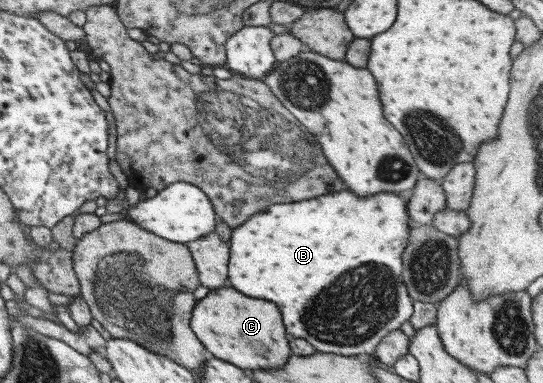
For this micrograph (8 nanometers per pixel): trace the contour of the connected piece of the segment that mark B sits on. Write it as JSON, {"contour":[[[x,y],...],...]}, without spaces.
{"contour":[[[341,191],[341,193],[335,193],[335,195],[321,195],[317,199],[305,199],[301,203],[277,203],[269,205],[263,213],[251,215],[241,227],[237,227],[237,229],[231,231],[227,279],[229,279],[231,287],[237,289],[243,295],[275,303],[279,307],[285,331],[289,335],[293,335],[293,337],[305,339],[317,352],[371,358],[375,351],[375,346],[381,339],[389,332],[399,330],[399,327],[405,321],[408,321],[412,315],[412,299],[409,297],[405,284],[401,279],[401,254],[403,254],[405,246],[407,246],[409,237],[405,202],[407,202],[406,194],[389,193],[389,191],[377,193],[377,195],[367,195],[367,197],[357,197],[351,191]]]}

